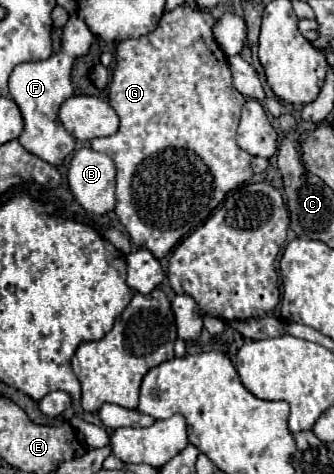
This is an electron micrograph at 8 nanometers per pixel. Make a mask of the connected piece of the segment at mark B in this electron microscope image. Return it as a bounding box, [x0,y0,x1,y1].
[67,149,115,213]

